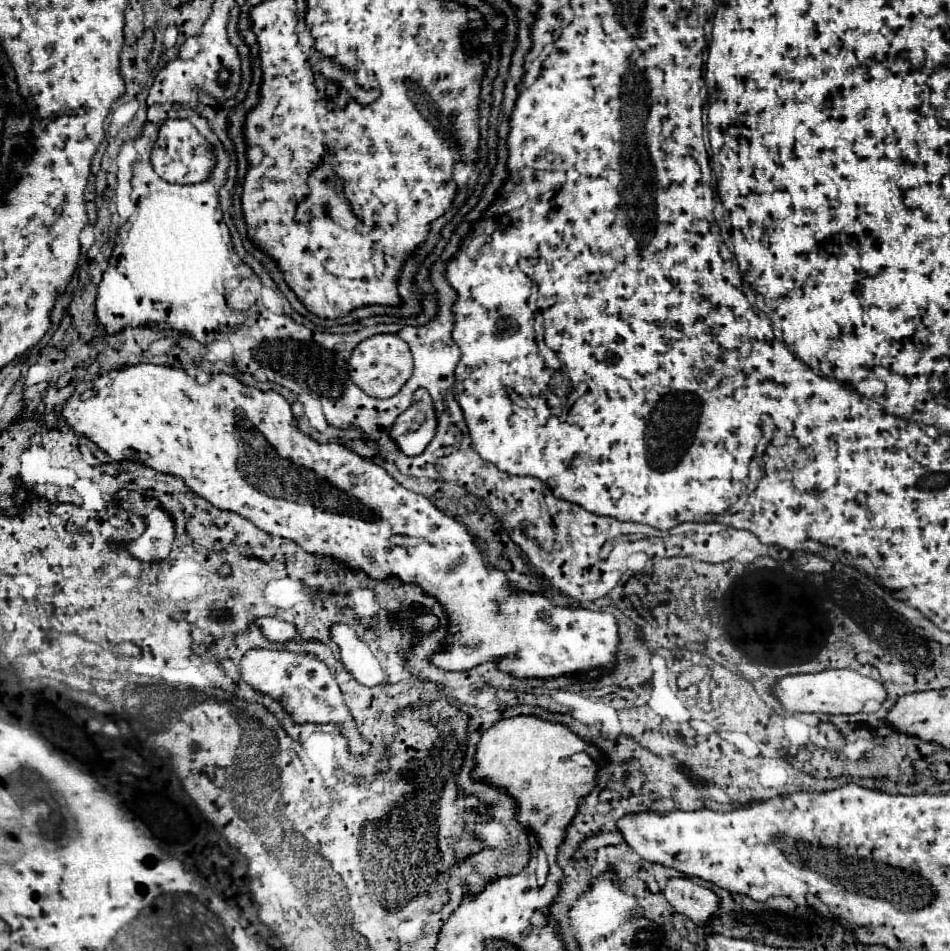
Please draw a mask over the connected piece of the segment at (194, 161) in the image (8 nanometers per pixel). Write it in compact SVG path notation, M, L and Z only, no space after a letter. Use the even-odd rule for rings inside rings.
M167 120L161 124L159 138L151 150L151 164L155 172L171 184L199 184L207 180L215 168L215 156L211 154L207 140L189 120Z

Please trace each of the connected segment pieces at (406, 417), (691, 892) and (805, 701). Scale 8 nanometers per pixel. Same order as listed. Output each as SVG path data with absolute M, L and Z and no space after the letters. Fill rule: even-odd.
M419 388L413 396L413 404L395 420L391 428L391 438L407 456L421 454L437 434L437 417L428 391Z
M671 878L663 894L675 912L687 916L697 926L703 926L703 922L719 910L719 896L705 886L695 884L691 878Z
M825 670L817 674L795 674L781 678L775 688L775 696L789 712L823 712L823 714L859 714L867 700L883 702L887 690L875 678L863 676L855 670Z

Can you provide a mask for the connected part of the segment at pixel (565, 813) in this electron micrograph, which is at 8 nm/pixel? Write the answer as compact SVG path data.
M515 716L499 720L489 728L475 752L473 778L477 782L505 788L515 798L515 820L529 826L537 834L563 832L577 812L579 798L589 794L595 786L597 764L579 766L571 760L571 750L593 748L577 738L567 726L545 722L537 716Z

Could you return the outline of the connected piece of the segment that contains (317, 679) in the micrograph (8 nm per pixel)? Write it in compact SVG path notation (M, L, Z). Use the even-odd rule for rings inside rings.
M249 650L241 660L241 676L251 688L275 698L295 724L333 724L347 738L349 752L353 756L363 756L367 750L371 750L371 742L361 736L355 718L345 706L333 674L313 654L295 654L287 650Z

